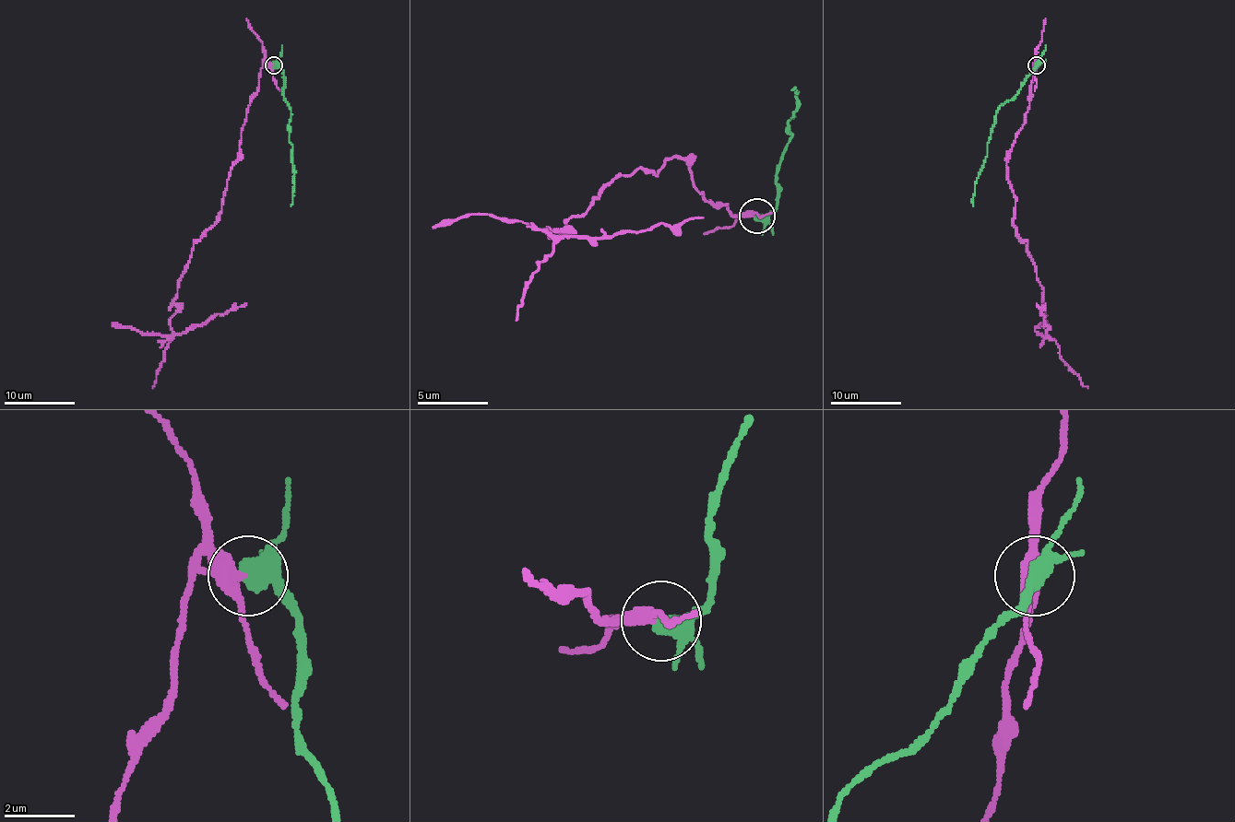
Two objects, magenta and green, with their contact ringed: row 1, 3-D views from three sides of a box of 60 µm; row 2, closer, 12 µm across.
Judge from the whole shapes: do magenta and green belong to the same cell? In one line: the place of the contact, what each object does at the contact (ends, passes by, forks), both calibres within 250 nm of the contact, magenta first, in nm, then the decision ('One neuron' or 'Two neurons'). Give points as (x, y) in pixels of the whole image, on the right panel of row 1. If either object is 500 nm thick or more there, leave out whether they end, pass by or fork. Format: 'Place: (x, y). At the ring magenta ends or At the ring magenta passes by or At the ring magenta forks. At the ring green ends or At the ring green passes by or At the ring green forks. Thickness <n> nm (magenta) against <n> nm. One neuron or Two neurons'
Place: (1036, 64). At the ring magenta passes by. At the ring green forks. Thickness 340 nm (magenta) against 360 nm. Two neurons

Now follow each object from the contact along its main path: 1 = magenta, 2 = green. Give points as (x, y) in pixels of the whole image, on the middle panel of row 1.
1: (755, 217), (706, 199), (688, 163), (670, 157), (653, 174), (617, 174), (550, 238), (703, 217)
2: (755, 217), (777, 205), (777, 167), (791, 138), (788, 121), (795, 117), (799, 92), (791, 88)

